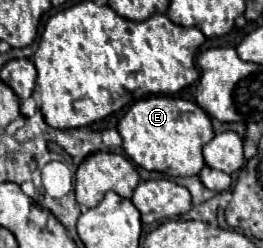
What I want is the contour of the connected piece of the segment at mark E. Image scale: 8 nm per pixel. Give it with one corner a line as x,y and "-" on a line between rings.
146,97
132,103
126,115
118,123
126,155
148,171
160,171
166,175
198,175
204,167
202,147
214,137
214,129
208,113
192,101
180,97

